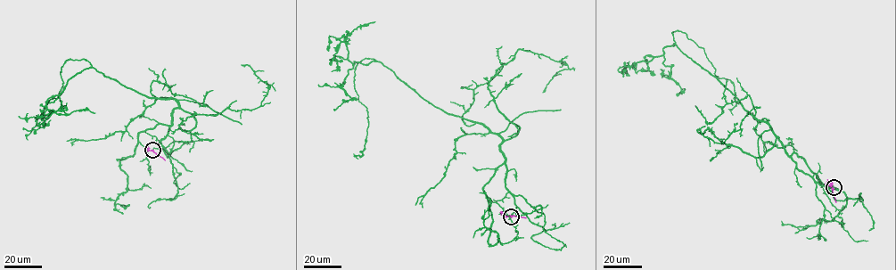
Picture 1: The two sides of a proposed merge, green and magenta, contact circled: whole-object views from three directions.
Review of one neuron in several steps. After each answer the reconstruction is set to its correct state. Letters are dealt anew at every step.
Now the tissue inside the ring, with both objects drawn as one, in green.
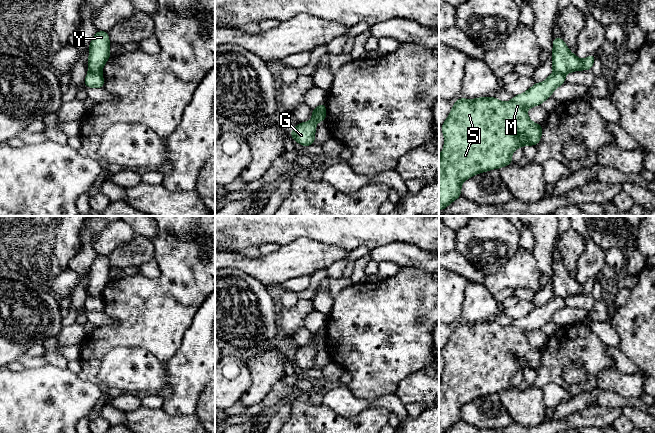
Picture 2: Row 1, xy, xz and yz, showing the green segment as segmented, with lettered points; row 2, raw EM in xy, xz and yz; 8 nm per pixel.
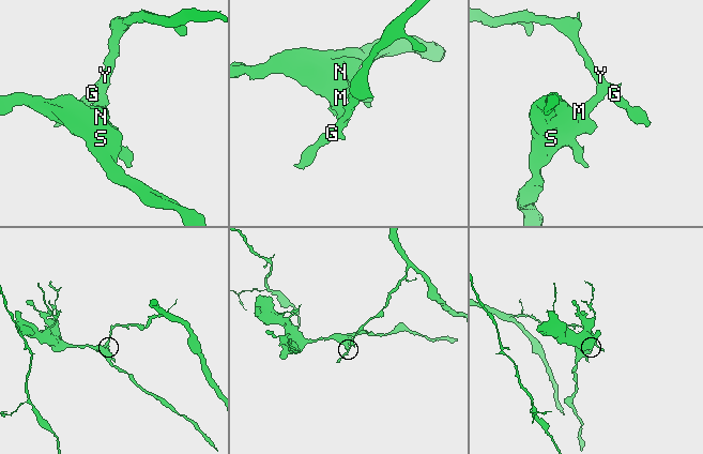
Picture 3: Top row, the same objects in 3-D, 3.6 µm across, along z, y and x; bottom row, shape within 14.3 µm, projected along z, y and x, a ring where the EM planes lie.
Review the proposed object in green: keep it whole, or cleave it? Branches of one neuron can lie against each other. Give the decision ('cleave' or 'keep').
cleave

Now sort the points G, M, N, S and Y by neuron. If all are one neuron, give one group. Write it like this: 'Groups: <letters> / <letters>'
Groups: G Y / M N S

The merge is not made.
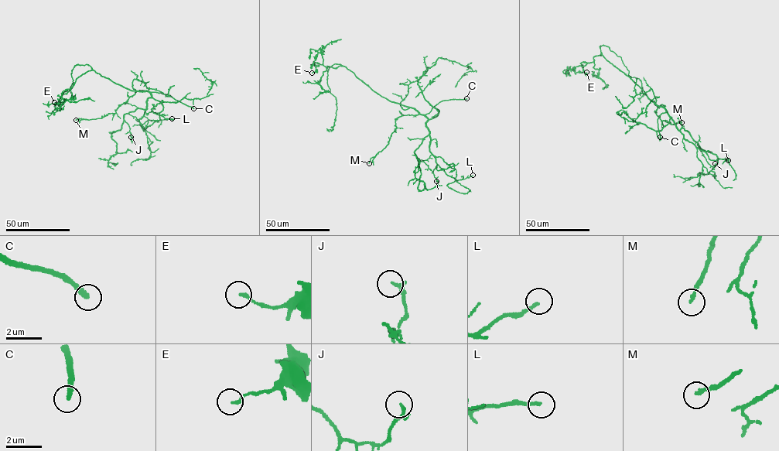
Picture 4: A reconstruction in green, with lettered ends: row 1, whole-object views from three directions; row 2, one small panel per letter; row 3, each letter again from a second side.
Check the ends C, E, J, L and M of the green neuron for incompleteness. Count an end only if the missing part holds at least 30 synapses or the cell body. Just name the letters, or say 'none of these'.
C

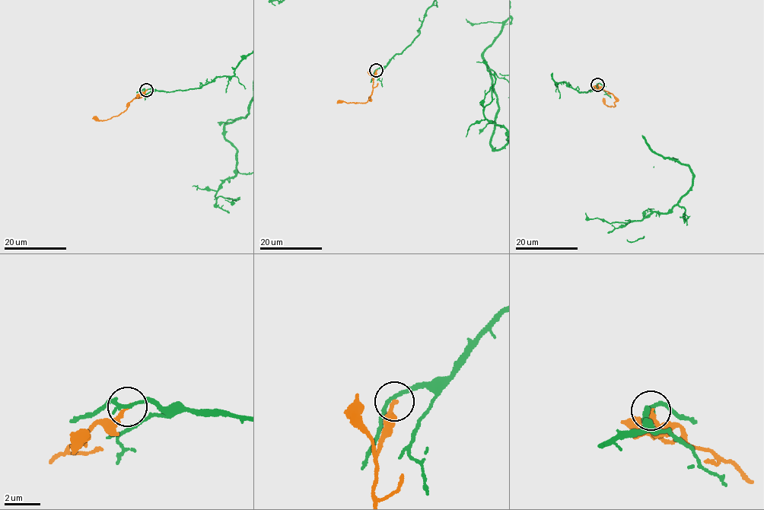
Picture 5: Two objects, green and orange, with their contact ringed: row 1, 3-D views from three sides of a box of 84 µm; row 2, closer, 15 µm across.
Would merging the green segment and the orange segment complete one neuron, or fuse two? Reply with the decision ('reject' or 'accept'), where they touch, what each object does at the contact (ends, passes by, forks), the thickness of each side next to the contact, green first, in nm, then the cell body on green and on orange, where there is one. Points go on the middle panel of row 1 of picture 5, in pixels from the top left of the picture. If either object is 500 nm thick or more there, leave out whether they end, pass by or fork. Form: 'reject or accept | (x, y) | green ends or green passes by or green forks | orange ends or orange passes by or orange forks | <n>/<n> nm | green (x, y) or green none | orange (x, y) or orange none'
reject | (376, 70) | green passes by | orange ends | 200/200 nm | green none | orange none

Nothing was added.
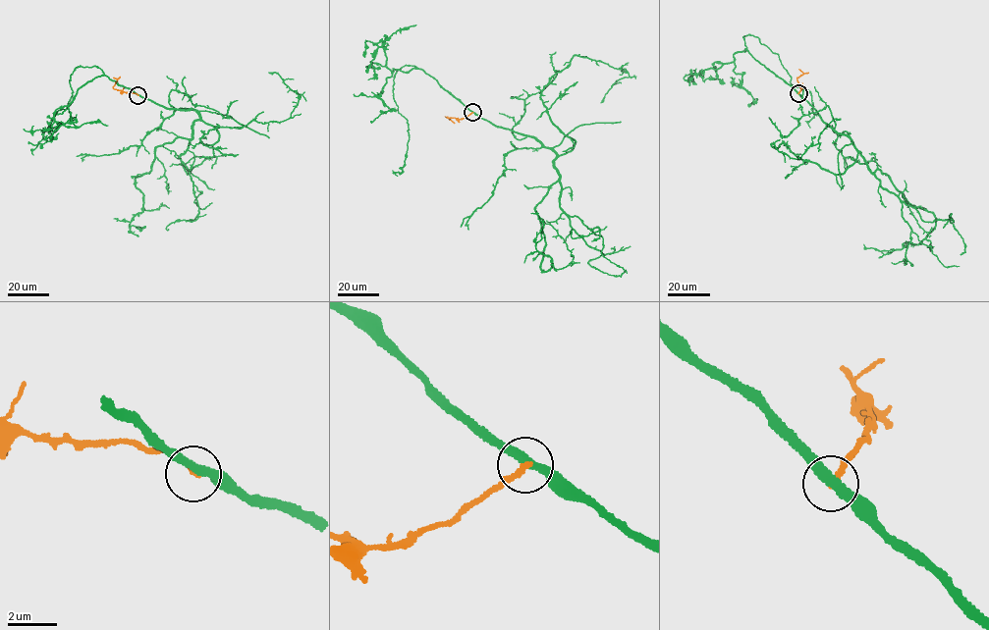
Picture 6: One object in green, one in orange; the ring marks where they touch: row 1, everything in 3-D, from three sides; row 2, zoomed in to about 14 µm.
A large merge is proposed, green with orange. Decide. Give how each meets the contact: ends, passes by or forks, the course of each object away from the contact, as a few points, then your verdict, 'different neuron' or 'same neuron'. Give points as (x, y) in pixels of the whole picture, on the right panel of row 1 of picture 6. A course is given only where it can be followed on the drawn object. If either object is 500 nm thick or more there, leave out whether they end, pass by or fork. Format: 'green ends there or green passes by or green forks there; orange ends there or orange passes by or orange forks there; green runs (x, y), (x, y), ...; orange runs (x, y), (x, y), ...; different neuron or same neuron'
green passes by; orange ends there; green runs (798, 93), (851, 140), (856, 159), (837, 174), (772, 143), (779, 151), (799, 159), (841, 119); orange runs (797, 93), (801, 88), (796, 78), (803, 74), (798, 69); different neuron

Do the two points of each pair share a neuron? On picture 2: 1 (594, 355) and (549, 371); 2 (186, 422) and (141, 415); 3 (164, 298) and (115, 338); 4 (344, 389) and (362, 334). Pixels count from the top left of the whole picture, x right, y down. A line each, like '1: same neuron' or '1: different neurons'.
1: same neuron
2: same neuron
3: same neuron
4: different neurons

